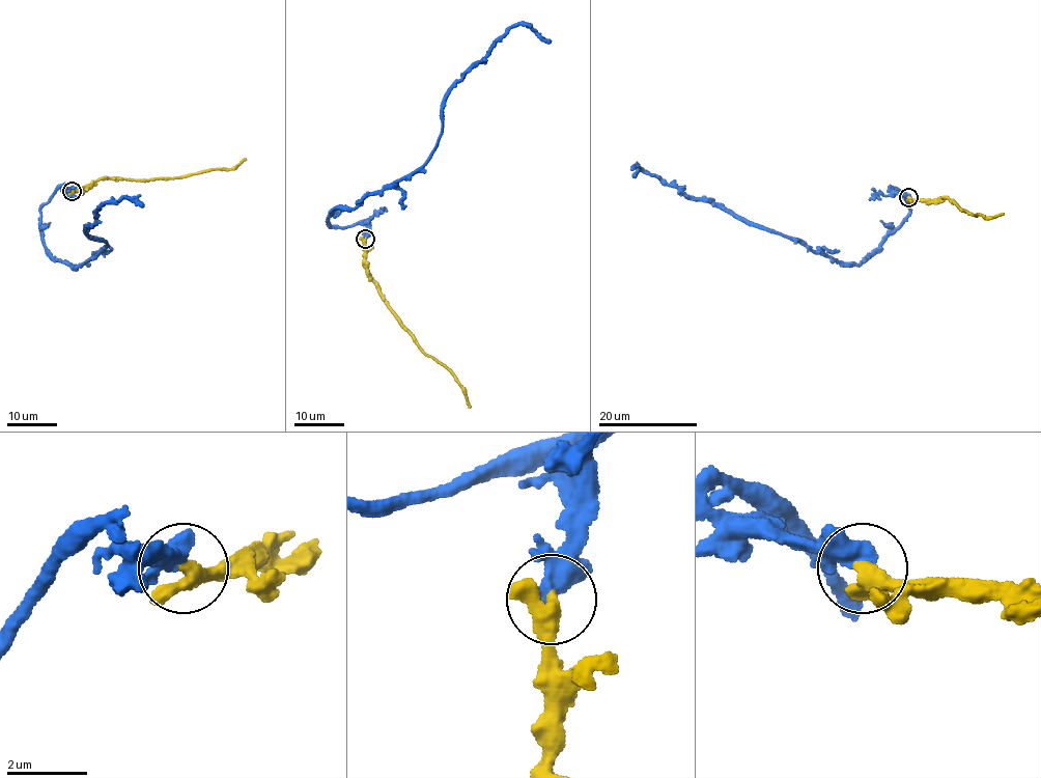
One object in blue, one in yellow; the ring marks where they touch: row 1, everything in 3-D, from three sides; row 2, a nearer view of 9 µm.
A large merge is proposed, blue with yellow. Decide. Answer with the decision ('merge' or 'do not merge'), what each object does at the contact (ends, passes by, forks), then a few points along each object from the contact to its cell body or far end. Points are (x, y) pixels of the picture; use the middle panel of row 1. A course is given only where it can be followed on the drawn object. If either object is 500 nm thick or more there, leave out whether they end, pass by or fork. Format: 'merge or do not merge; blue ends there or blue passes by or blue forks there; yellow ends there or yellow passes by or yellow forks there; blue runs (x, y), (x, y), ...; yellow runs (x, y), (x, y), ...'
merge; blue runs (364, 239), (360, 223), (329, 227), (331, 211), (423, 165), (446, 93), (513, 27), (550, 43); yellow runs (365, 239), (366, 274), (426, 354), (450, 371), (470, 408)

